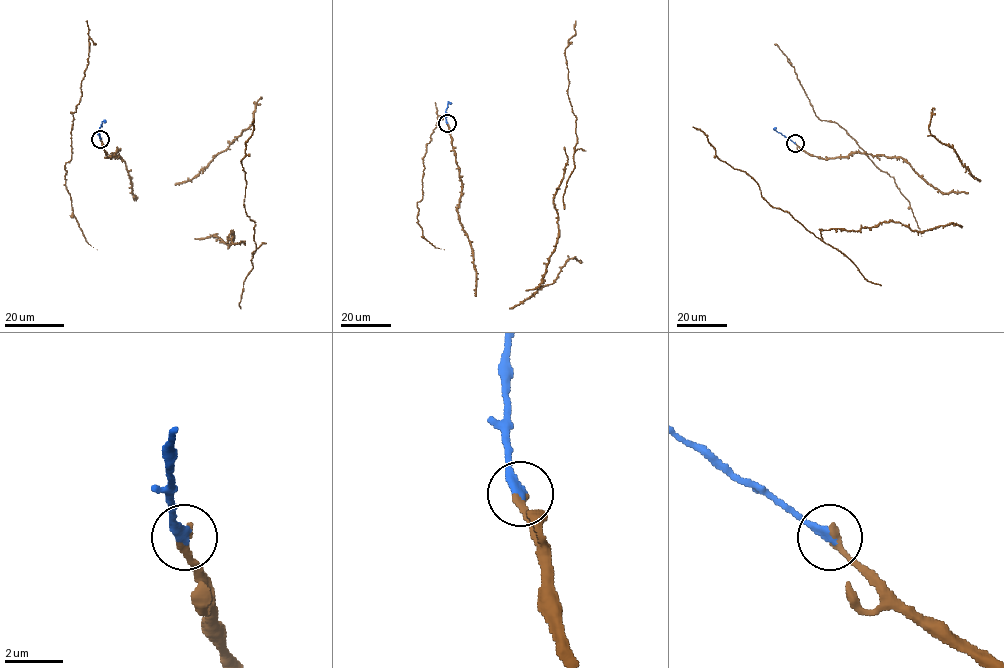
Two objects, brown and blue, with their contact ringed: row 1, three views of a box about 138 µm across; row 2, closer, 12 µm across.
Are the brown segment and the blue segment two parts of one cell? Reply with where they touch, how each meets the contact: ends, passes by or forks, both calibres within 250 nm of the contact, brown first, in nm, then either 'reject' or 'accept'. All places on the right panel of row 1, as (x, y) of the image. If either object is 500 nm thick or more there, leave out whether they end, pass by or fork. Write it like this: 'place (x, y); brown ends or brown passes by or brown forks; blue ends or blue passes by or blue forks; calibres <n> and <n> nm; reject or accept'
place (795, 143); brown ends; blue ends; calibres 300 and 340 nm; accept

